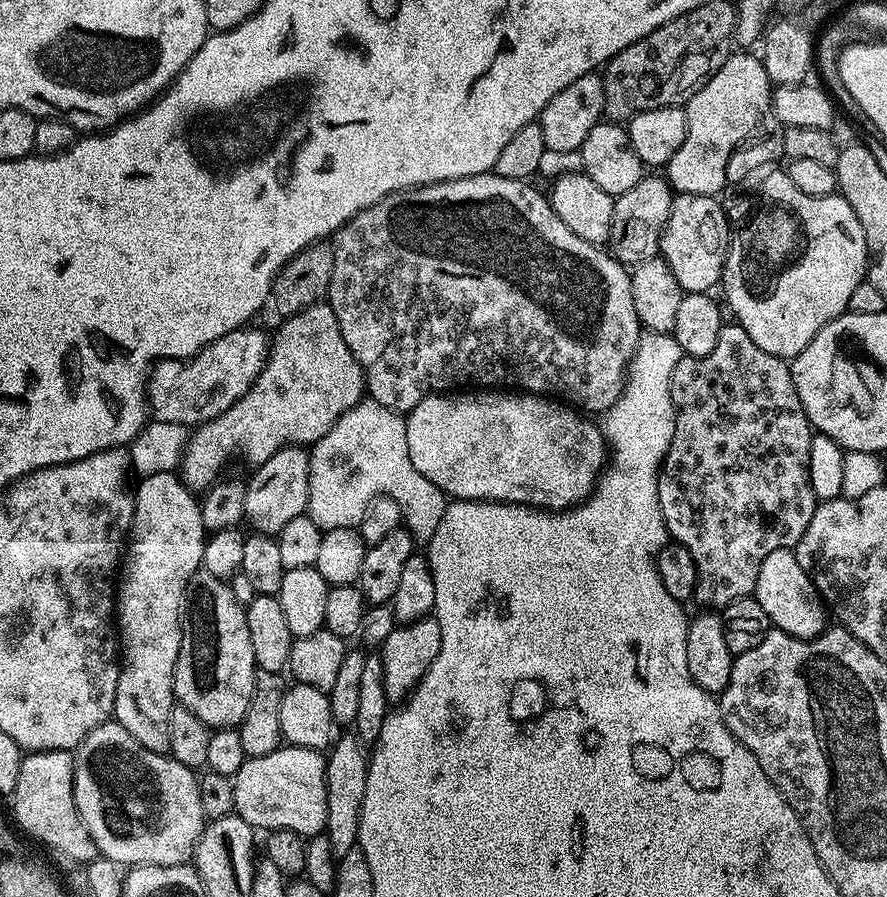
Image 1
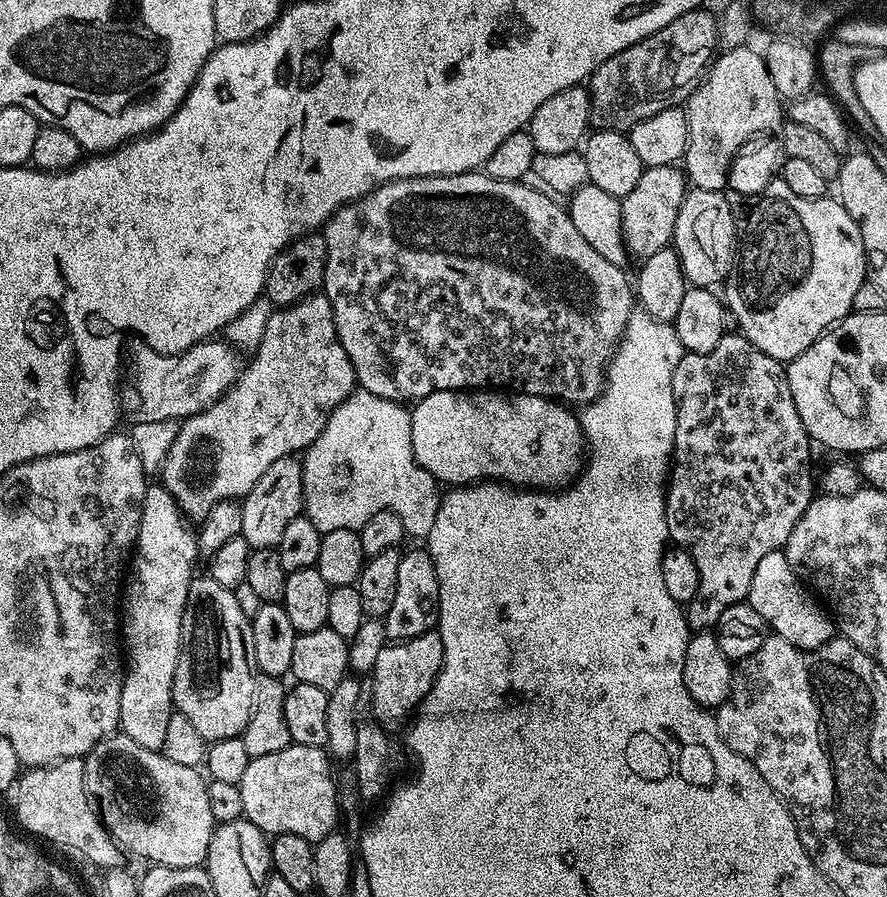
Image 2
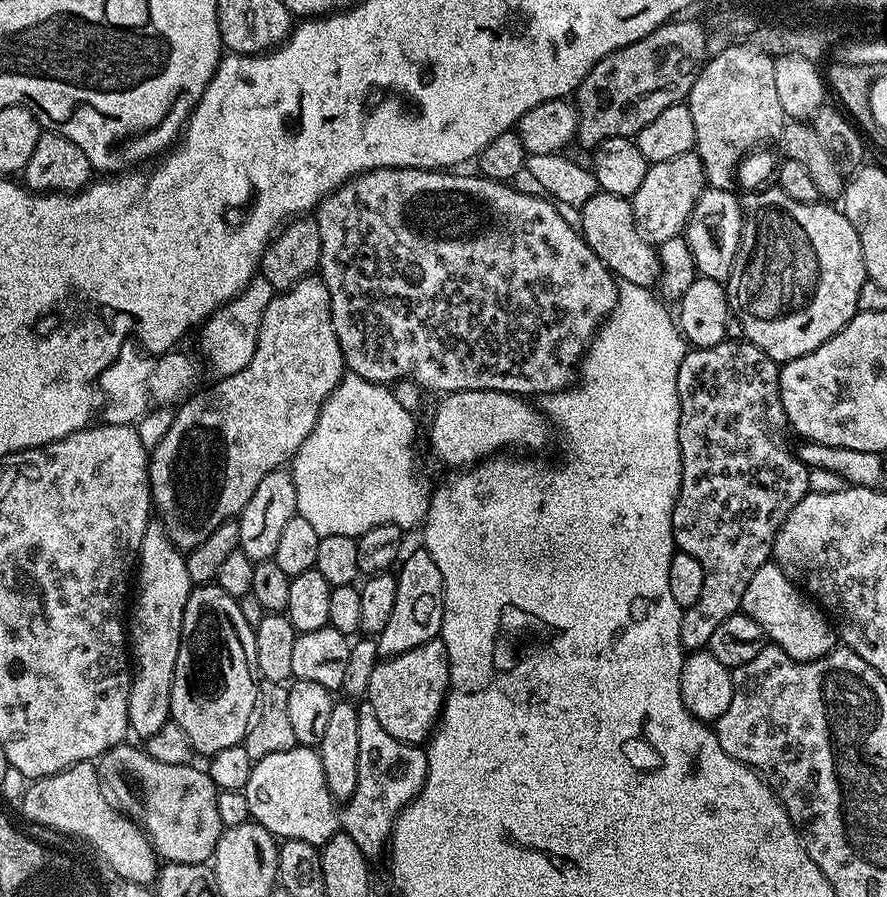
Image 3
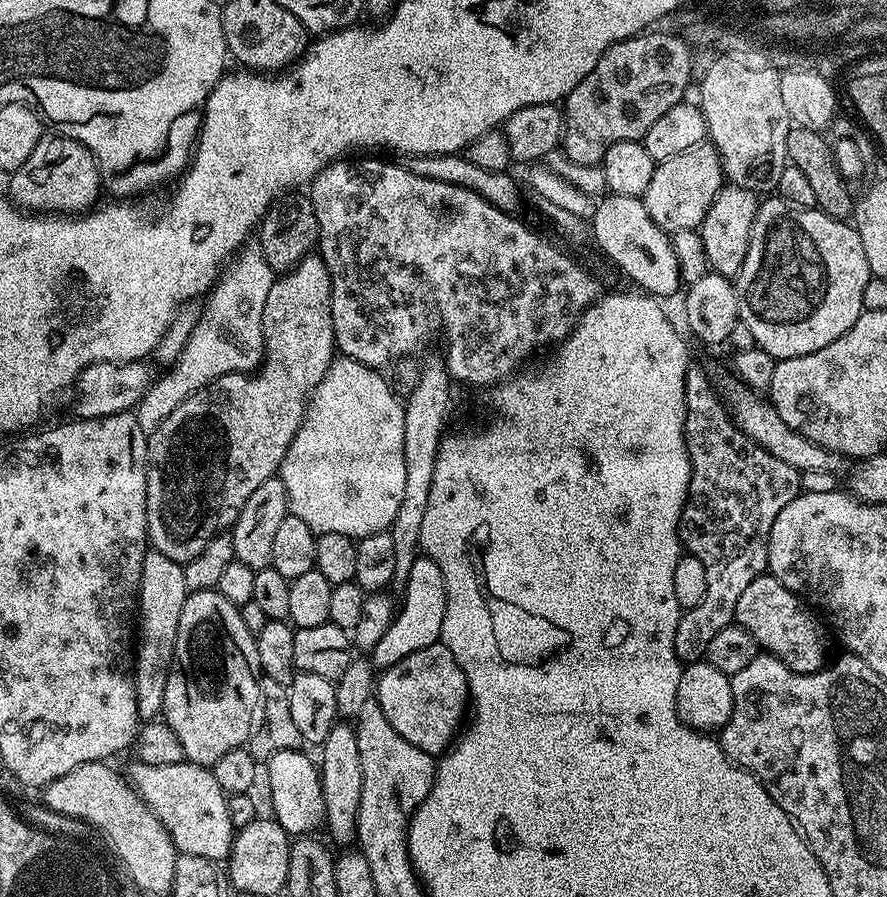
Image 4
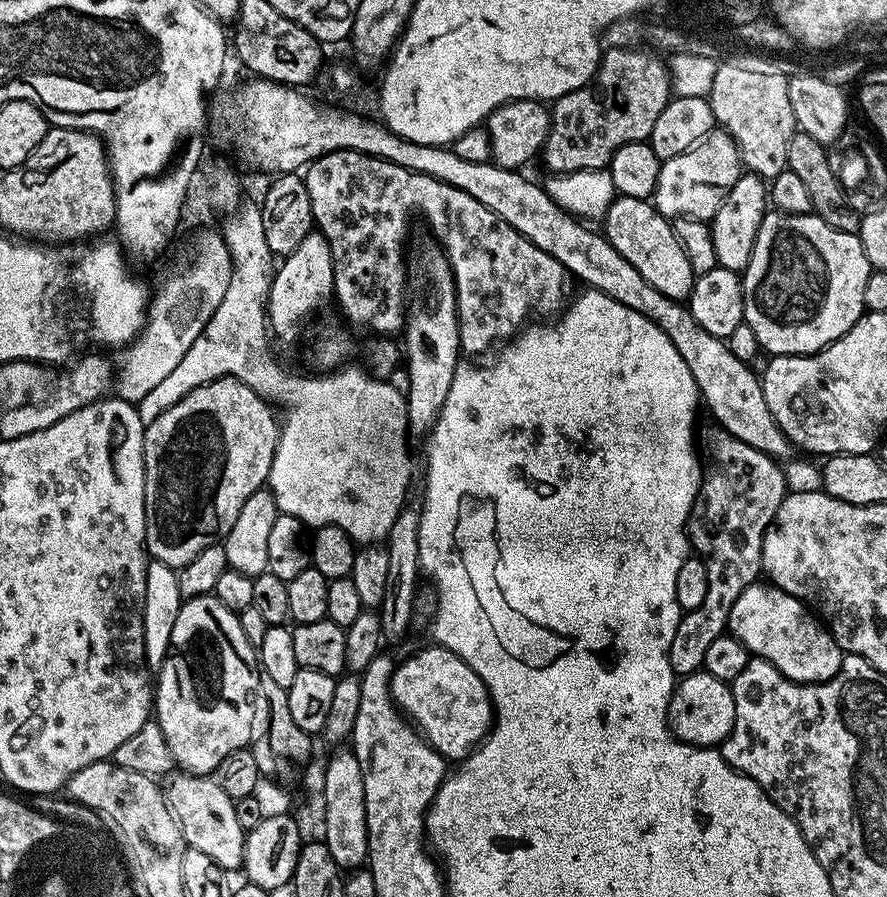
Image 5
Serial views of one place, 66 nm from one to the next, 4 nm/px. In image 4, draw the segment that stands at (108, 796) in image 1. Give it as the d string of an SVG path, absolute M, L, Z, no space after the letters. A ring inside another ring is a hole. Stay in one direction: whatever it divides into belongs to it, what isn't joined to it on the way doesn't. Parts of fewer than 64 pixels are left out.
M132 762L126 776L138 795L147 802L148 809L172 835L177 853L227 861L228 853L232 851L234 829L230 822L228 796L222 786L218 786L218 778L214 778L211 767L187 762L174 766L146 766Z

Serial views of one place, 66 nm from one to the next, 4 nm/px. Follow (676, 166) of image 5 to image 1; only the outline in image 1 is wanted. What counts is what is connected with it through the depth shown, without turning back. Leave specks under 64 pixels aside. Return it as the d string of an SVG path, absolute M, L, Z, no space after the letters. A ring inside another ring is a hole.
M645 174L638 186L615 197L607 247L619 264L635 266L658 255L660 235L668 221L673 195L673 190L663 175Z

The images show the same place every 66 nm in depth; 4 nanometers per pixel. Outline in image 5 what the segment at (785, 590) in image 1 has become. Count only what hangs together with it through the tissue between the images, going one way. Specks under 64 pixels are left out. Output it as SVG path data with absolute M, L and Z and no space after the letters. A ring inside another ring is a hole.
M771 582L751 584L746 590L742 590L742 594L738 594L734 606L730 606L726 632L738 642L742 642L742 646L746 646L746 650L755 659L770 662L782 675L799 684L821 684L823 680L834 678L846 655L824 627L820 617L804 601L786 594Z

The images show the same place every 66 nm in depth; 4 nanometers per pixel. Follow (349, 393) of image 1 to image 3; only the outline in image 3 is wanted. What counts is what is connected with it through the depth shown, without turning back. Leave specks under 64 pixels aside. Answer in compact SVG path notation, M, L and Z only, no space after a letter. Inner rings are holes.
M310 275L302 282L298 282L293 288L287 288L284 292L276 292L271 302L266 306L266 314L262 314L260 319L260 333L256 341L254 341L252 357L247 366L237 372L221 375L217 379L220 381L213 388L208 388L205 392L197 391L195 394L189 395L175 409L175 411L177 410L176 417L173 420L171 417L167 421L166 434L163 435L162 442L158 442L158 446L151 449L148 458L148 481L152 487L154 512L158 517L159 523L164 526L164 533L172 541L175 548L181 550L197 548L202 542L206 542L206 538L210 538L210 534L222 522L236 520L239 517L240 511L246 506L246 502L250 502L250 497L254 495L254 490L258 490L258 482L262 482L262 478L266 478L266 474L273 472L275 468L284 468L302 446L302 442L306 442L310 430L314 430L314 426L318 422L320 407L324 405L326 398L331 392L340 385L340 379L345 374L344 355L338 346L338 334L334 334L334 322L332 321L332 311L330 310L330 294L319 275Z

